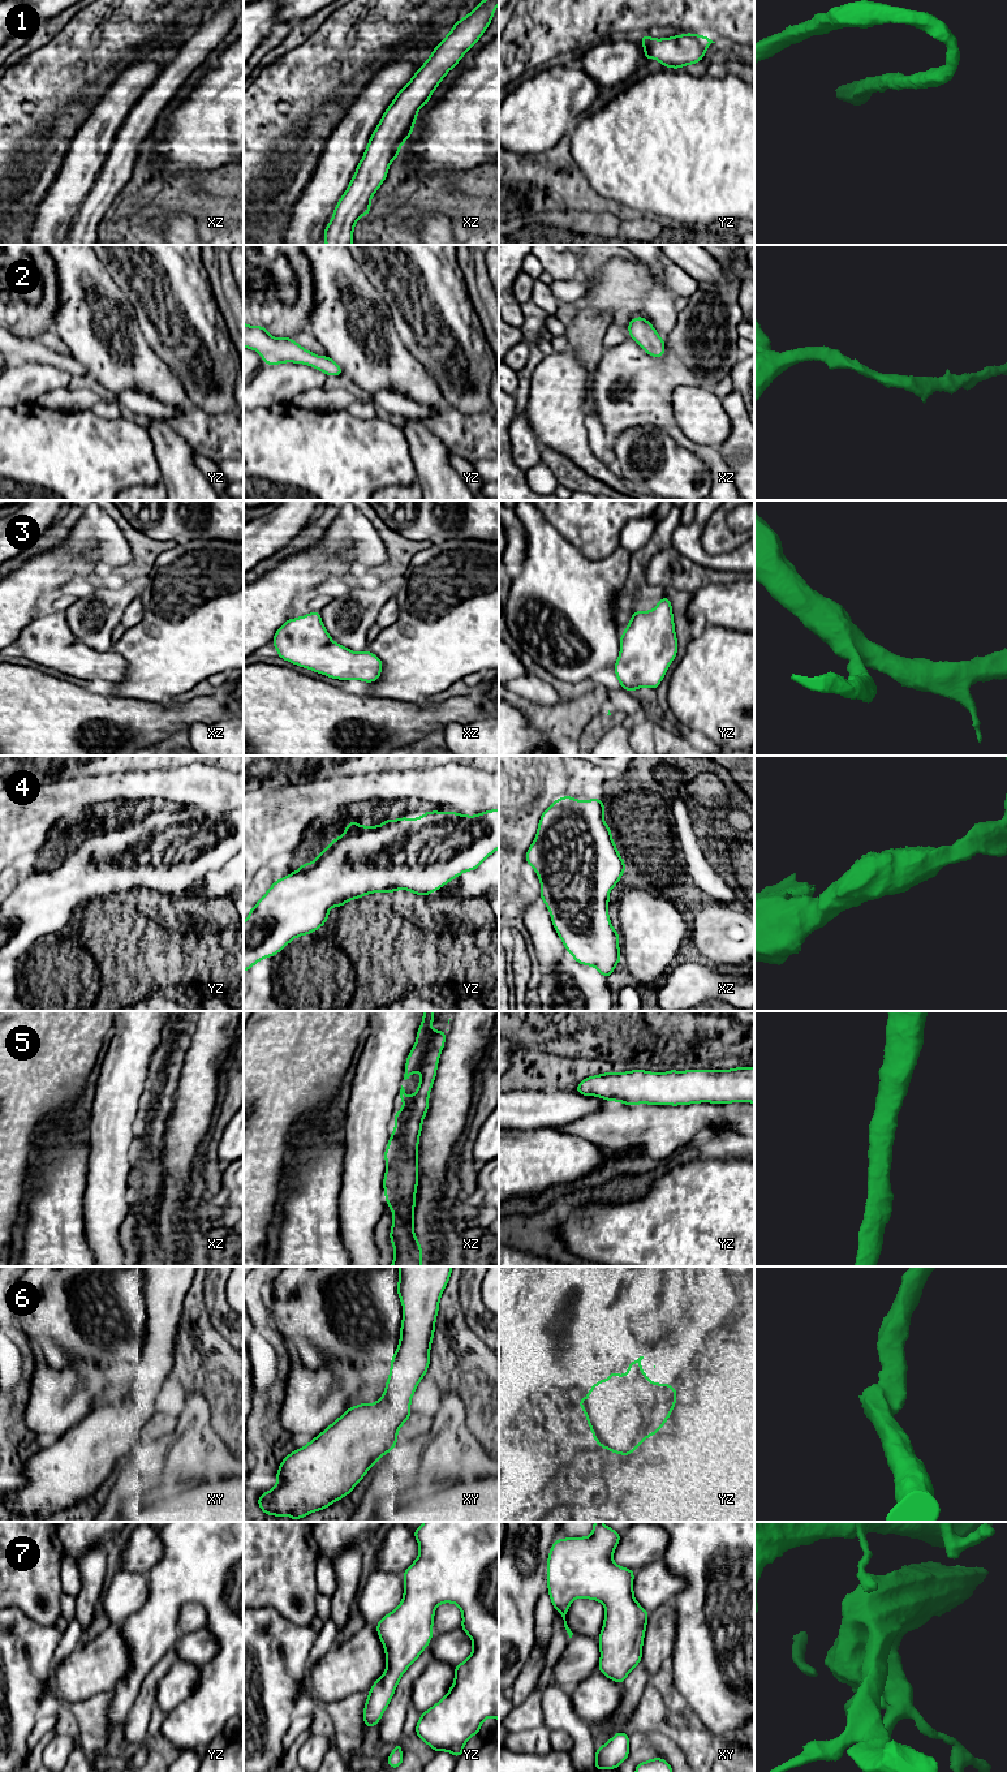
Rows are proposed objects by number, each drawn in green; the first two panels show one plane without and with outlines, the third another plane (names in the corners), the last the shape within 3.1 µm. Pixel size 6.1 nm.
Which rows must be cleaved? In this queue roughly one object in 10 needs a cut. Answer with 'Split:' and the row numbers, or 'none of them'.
Split: none of them

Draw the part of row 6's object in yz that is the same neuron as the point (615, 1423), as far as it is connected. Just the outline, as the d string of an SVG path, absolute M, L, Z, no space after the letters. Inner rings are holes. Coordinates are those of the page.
M640 1356L636 1362L629 1362L629 1369L623 1377L611 1372L607 1380L591 1386L586 1398L578 1399L597 1444L616 1454L632 1454L646 1437L655 1435L676 1403L677 1390L668 1384L650 1381L641 1371L642 1359Z

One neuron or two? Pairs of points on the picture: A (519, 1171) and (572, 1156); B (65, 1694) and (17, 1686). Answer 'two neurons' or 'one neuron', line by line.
A: one neuron
B: two neurons

